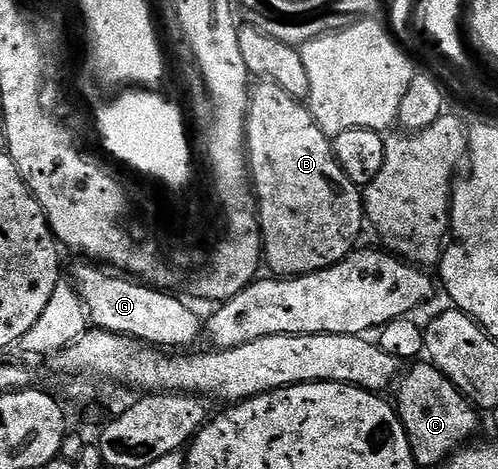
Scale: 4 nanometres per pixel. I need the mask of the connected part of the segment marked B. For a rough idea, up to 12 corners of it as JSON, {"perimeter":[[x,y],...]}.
{"perimeter":[[249,91],[245,147],[263,261],[339,263],[362,190],[305,101]]}

